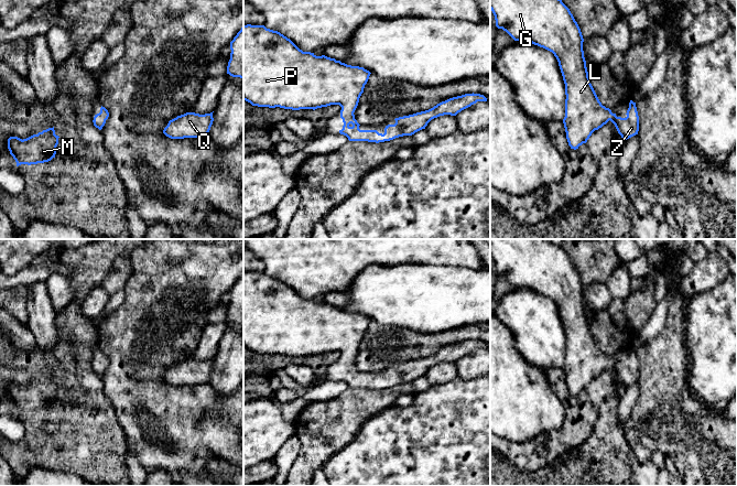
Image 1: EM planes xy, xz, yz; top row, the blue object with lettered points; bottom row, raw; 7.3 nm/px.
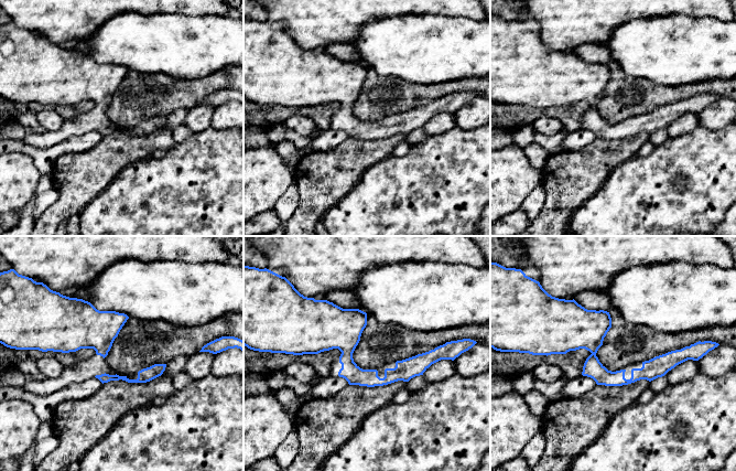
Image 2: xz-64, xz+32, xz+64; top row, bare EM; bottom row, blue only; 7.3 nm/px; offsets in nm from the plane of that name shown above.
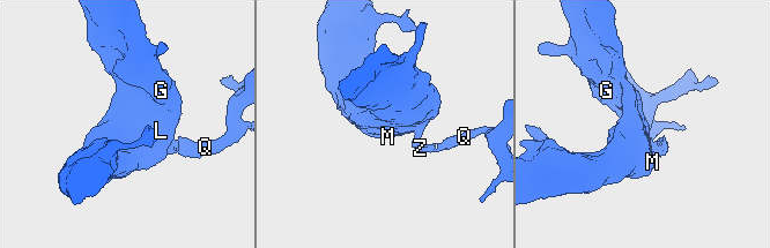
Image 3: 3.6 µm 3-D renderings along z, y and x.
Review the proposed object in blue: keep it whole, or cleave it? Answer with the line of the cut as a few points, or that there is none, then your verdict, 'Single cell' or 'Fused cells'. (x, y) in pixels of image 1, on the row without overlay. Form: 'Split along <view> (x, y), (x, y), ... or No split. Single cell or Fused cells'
No split. Single cell

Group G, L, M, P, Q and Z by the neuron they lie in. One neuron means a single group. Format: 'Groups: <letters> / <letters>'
Groups: G L M P Q Z

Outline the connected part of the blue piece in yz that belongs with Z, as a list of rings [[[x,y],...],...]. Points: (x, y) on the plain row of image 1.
[[[490,239],[490,257],[496,273],[506,278],[514,288],[527,288],[554,301],[565,331],[565,364],[563,366],[566,386],[571,396],[586,390],[592,380],[609,367],[618,380],[627,387],[639,378],[639,363],[636,349],[630,347],[627,364],[617,364],[599,348],[588,324],[583,298],[583,282],[570,256],[561,246],[548,239]]]

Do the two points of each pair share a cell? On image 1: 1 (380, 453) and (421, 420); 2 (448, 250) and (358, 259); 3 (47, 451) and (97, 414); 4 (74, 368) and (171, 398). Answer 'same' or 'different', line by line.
1: same
2: same
3: same
4: different

